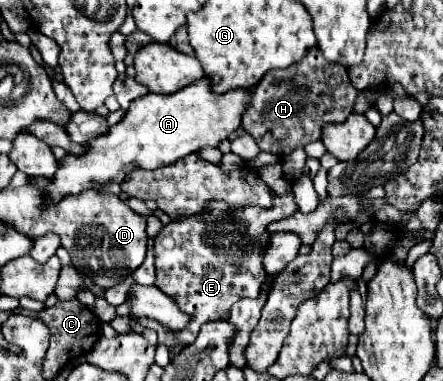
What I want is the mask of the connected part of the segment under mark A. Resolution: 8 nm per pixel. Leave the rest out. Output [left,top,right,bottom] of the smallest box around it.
[45,77,251,201]

